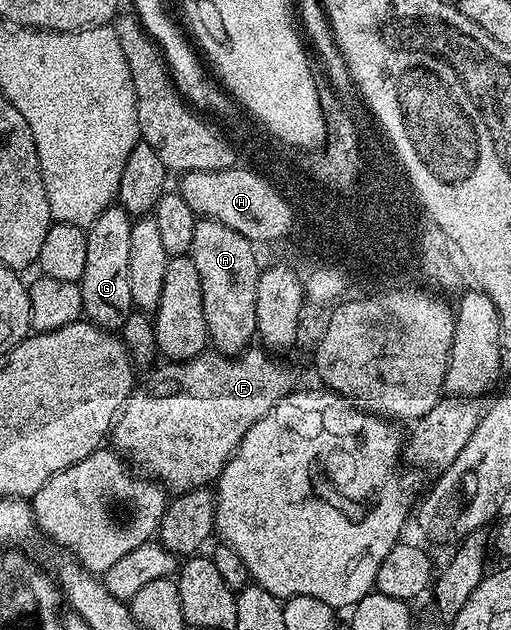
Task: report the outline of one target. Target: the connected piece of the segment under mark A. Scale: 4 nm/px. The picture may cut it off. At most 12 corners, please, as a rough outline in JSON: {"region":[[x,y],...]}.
{"region":[[197,219],[211,347],[237,357],[256,336],[253,241]]}

